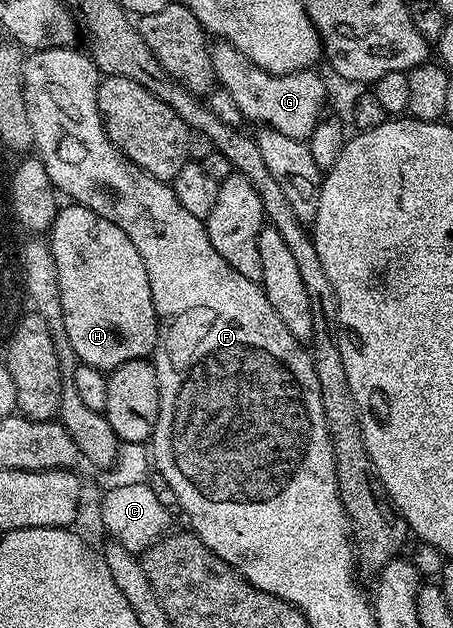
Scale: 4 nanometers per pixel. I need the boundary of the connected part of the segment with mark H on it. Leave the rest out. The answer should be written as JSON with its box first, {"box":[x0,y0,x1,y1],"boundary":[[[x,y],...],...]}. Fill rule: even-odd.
{"box":[50,205,158,373],"boundary":[[[79,205],[67,206],[61,206],[56,212],[50,246],[58,271],[62,316],[74,353],[83,366],[105,373],[126,361],[148,359],[156,349],[158,320],[154,301],[150,297],[150,277],[146,277],[146,265],[142,265],[142,257],[138,257],[134,241],[130,241],[118,225],[106,221],[106,217],[98,217],[98,213]]]}

